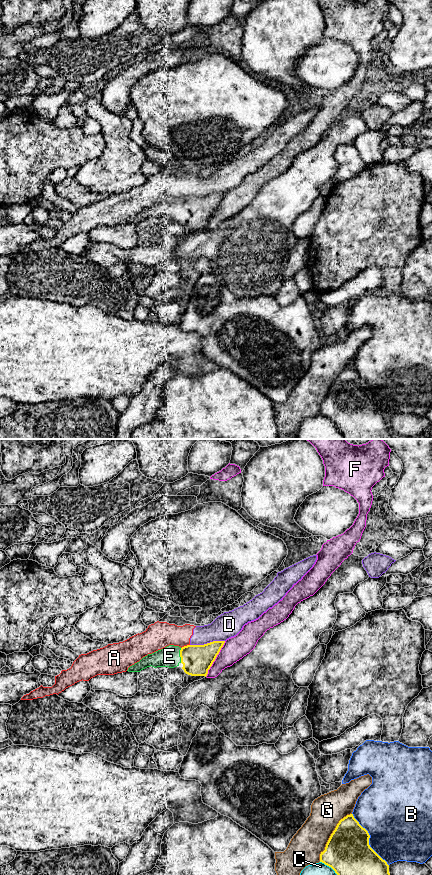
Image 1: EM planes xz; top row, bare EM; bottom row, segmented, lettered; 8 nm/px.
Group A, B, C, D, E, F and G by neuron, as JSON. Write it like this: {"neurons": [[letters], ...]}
{"neurons": [["A", "D"], ["B"], ["C"], ["E"], ["F"], ["G"]]}

